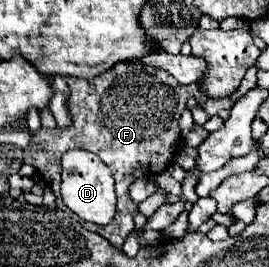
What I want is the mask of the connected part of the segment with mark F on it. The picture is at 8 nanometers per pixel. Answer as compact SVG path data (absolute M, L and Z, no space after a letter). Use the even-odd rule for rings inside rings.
M118 62L118 66L112 66L92 80L70 76L66 82L70 86L66 110L72 124L68 128L42 126L36 134L30 132L30 144L24 148L24 164L36 168L58 198L62 154L70 148L82 148L98 154L100 160L112 170L118 196L114 220L108 224L108 228L98 228L98 234L104 236L114 248L122 248L126 236L134 230L134 214L138 212L138 206L128 198L128 186L136 178L156 176L168 168L180 144L178 118L186 108L186 100L194 96L198 104L204 104L206 96L200 92L198 84L184 86L166 72L134 62Z

